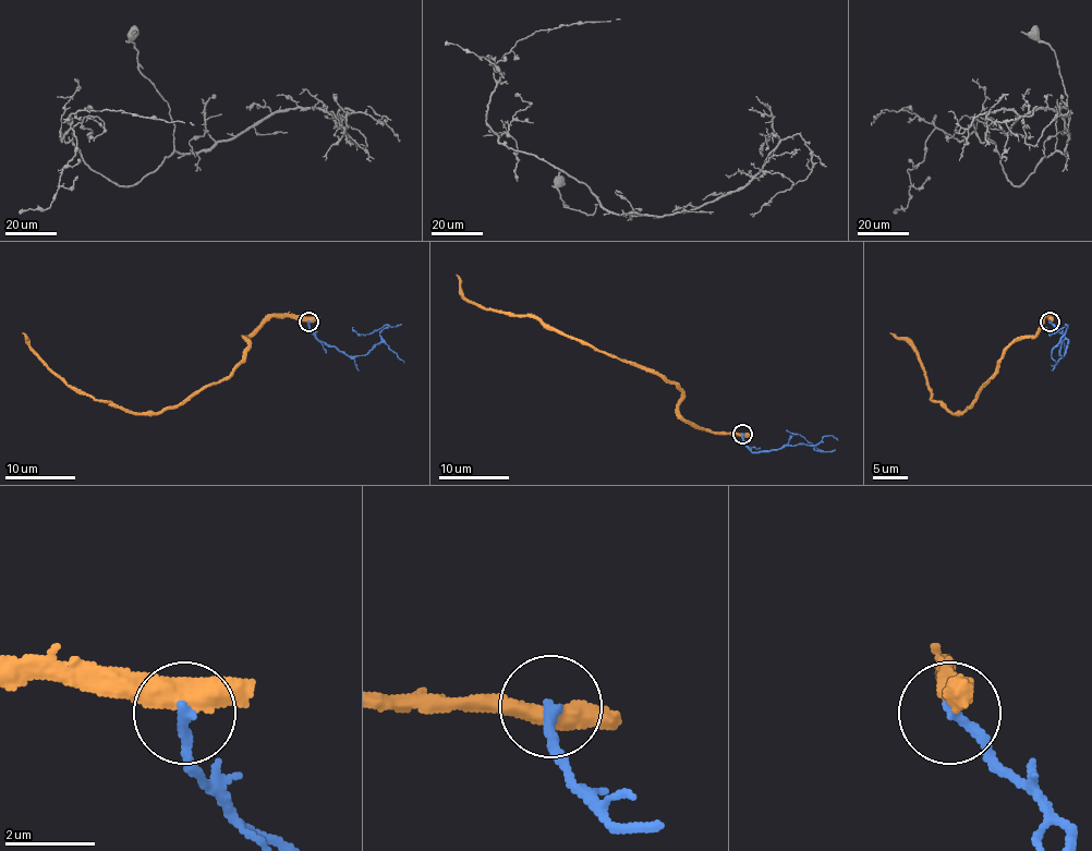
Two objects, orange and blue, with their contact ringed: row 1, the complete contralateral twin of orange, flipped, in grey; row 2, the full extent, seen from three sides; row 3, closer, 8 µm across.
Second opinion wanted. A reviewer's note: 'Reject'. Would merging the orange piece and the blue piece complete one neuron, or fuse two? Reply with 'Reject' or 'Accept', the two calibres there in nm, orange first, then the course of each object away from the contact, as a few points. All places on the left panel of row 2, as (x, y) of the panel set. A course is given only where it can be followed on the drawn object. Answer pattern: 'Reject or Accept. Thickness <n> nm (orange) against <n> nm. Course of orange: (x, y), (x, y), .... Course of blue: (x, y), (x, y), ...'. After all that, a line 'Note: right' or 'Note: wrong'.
Reject. Thickness 460 nm (orange) against 240 nm. Course of orange: (308, 320), (268, 317), (245, 338), (245, 354), (228, 377), (173, 406), (140, 413), (75, 392), (23, 332). Course of blue: (308, 323), (318, 340), (349, 355), (367, 354), (381, 340), (384, 328), (369, 335), (359, 335), (352, 328)
Note: right

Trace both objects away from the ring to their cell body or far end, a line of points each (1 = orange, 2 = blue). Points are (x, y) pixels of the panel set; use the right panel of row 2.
1: (1048, 320), (1033, 337), (1016, 338), (999, 368), (955, 413), (932, 398), (919, 355), (889, 332)
2: (1048, 323), (1068, 340), (1063, 355), (1059, 354), (1065, 328), (1053, 335), (1045, 328)

